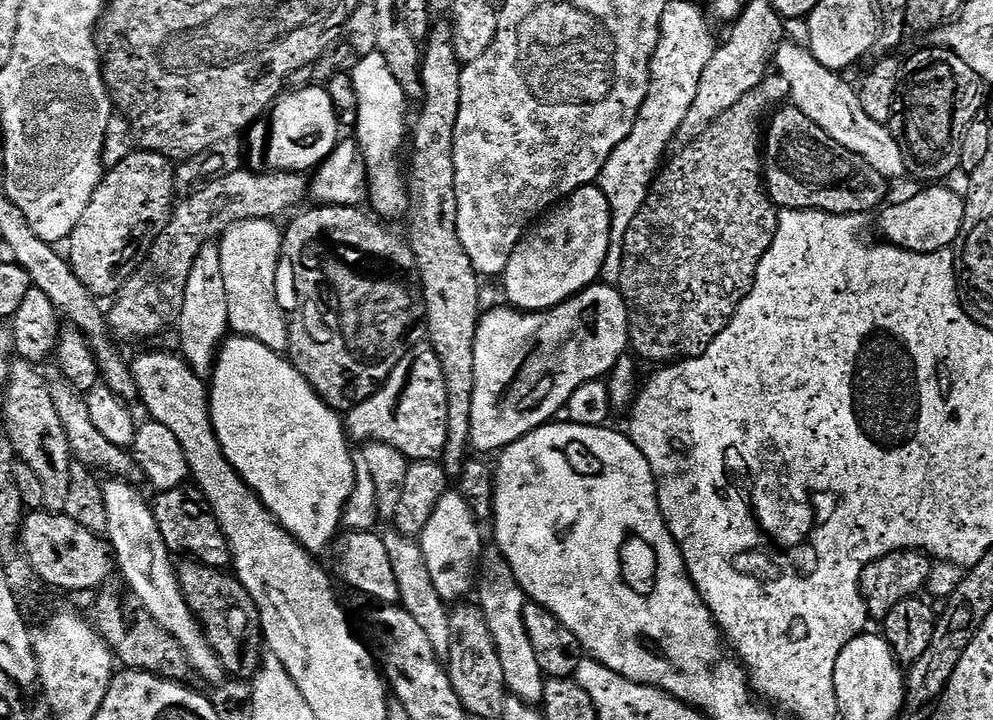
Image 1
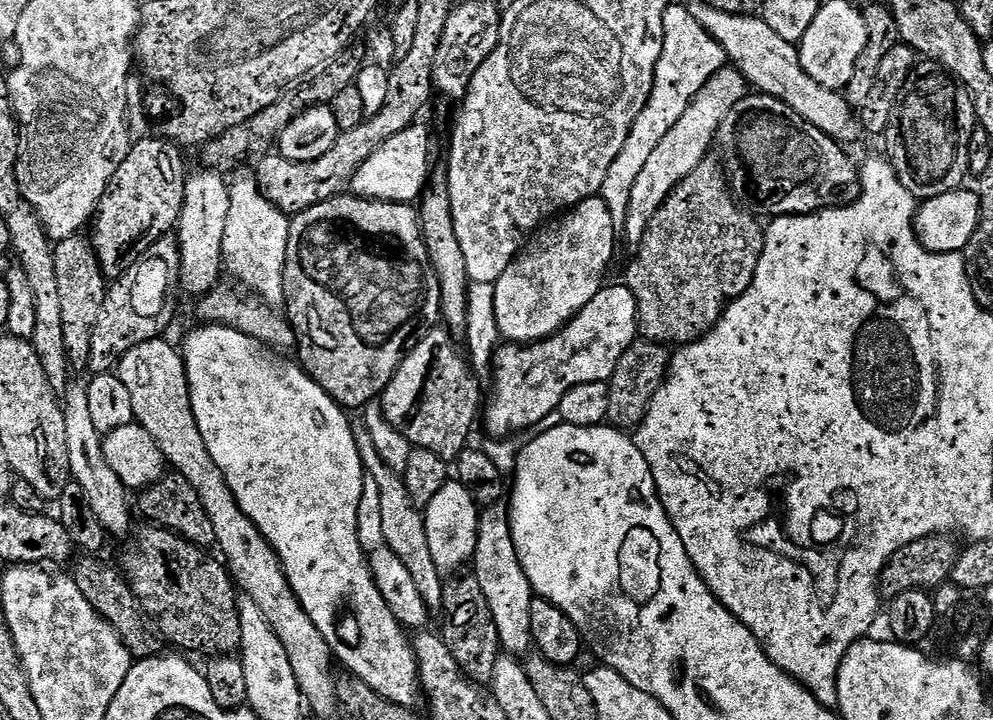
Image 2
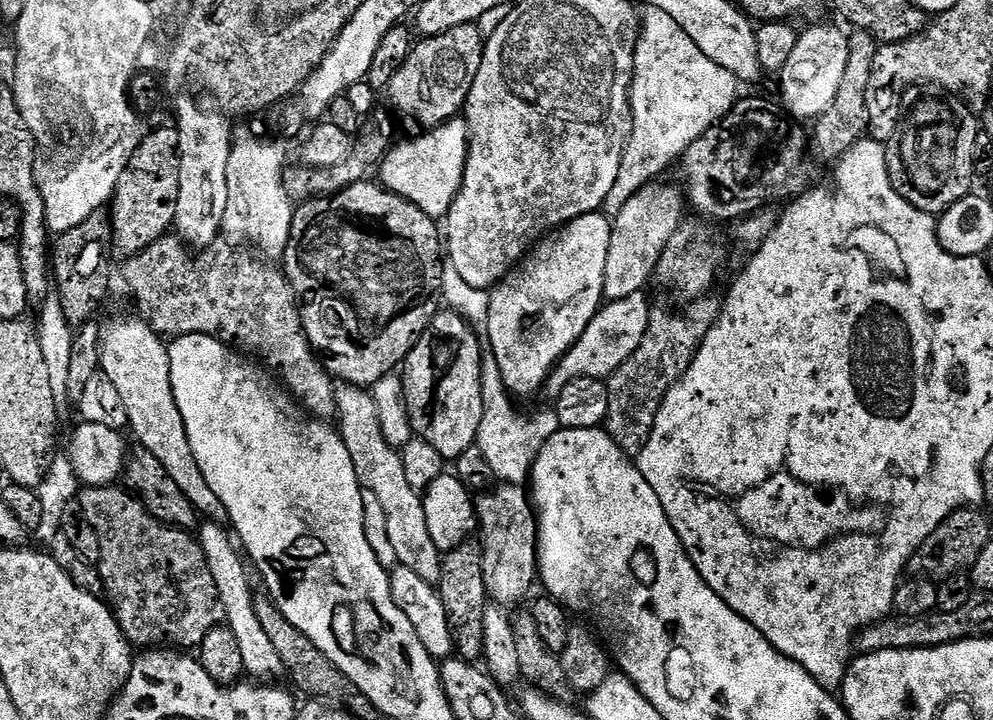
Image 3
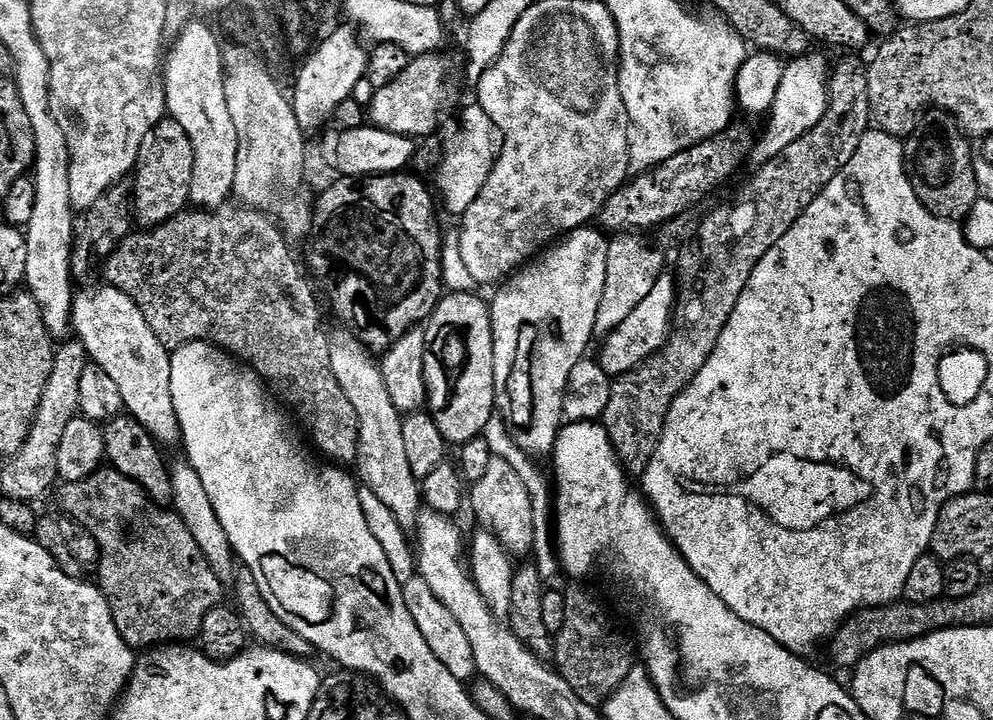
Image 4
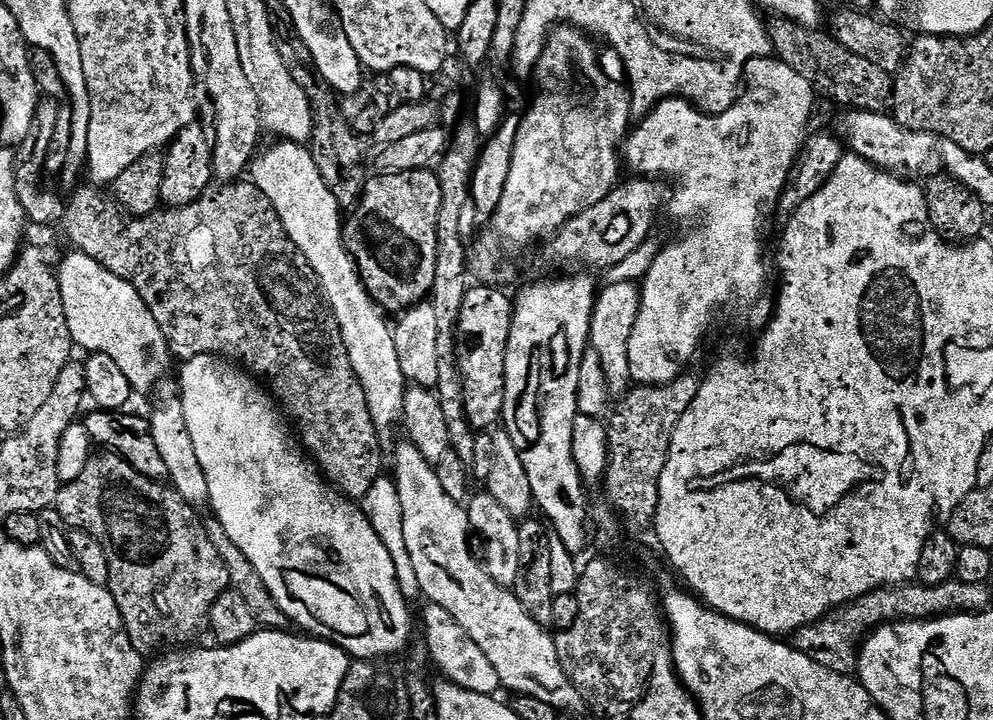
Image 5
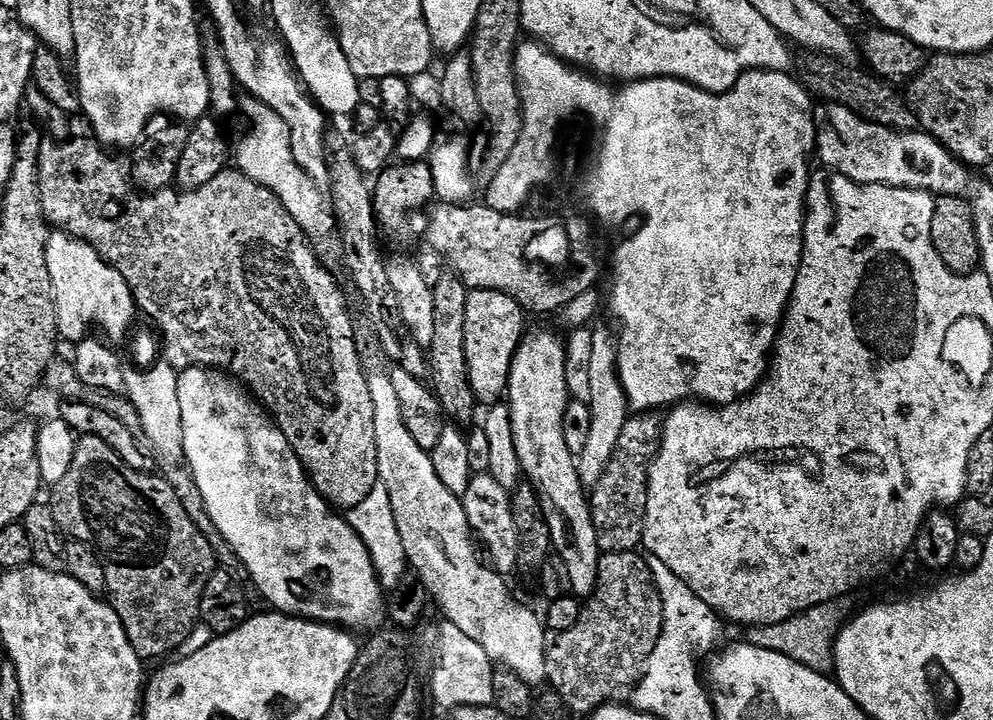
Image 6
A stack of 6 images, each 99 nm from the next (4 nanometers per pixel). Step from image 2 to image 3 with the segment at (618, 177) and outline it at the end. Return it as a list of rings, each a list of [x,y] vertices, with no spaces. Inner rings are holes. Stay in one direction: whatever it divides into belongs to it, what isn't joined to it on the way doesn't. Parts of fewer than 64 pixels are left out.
[[[649,7],[647,11],[643,13],[640,40],[636,43],[634,55],[636,57],[636,69],[632,75],[632,131],[628,138],[626,152],[629,157],[637,156],[638,159],[644,160],[649,156],[650,159],[657,160],[660,164],[668,164],[672,160],[672,152],[676,155],[676,158],[683,157],[685,150],[687,150],[695,140],[702,138],[702,134],[709,132],[711,128],[734,107],[738,99],[738,93],[736,93],[738,81],[733,72],[723,68],[721,64],[711,60],[709,56],[704,54],[699,46],[680,29],[678,22],[674,22],[674,18],[670,18],[670,14],[666,14],[657,8]]]

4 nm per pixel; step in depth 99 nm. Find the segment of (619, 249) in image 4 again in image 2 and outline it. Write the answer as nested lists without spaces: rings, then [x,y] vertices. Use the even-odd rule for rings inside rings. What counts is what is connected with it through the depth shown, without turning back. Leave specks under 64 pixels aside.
[[[726,66],[718,70],[718,74],[714,74],[706,82],[706,86],[702,86],[702,90],[698,90],[686,114],[682,114],[678,122],[674,122],[670,134],[666,134],[666,138],[658,142],[654,154],[650,154],[650,159],[646,161],[646,166],[642,166],[642,174],[638,174],[638,182],[634,182],[628,212],[624,215],[623,239],[625,236],[632,246],[639,245],[656,211],[694,169],[705,163],[704,155],[707,154],[716,131],[721,131],[724,120],[734,110],[734,106],[738,106],[738,102],[742,102],[748,95],[750,95],[749,82],[735,66]]]

